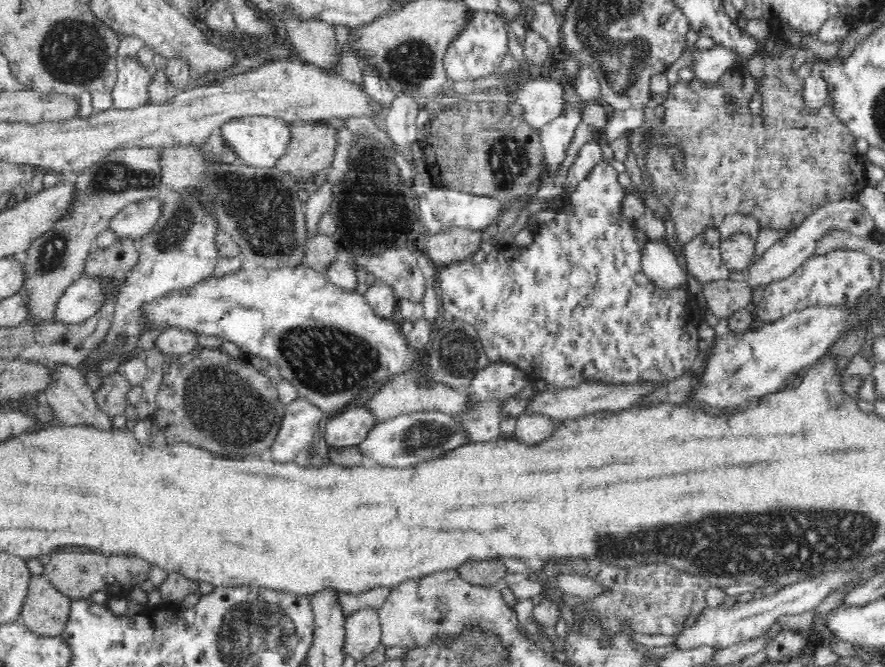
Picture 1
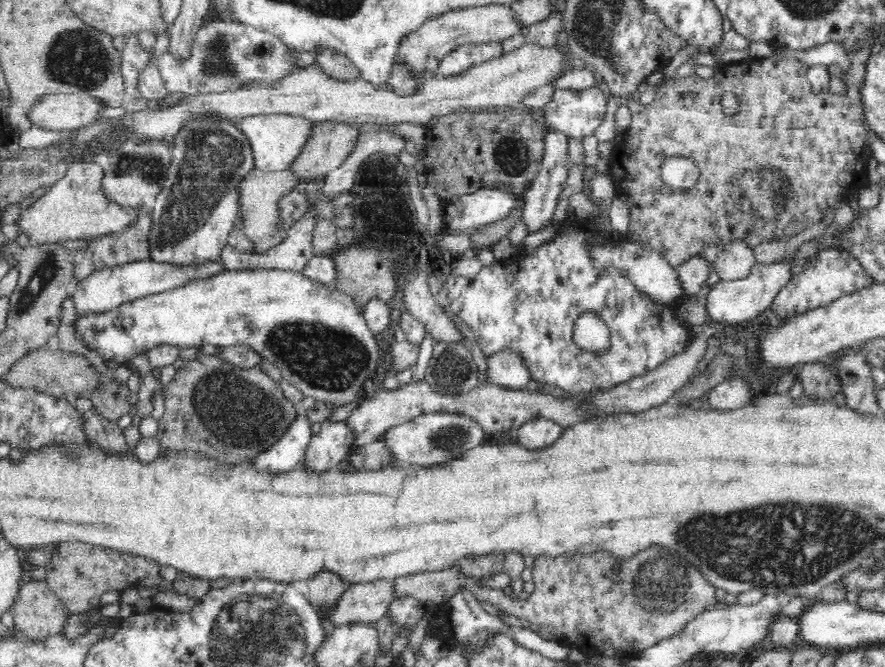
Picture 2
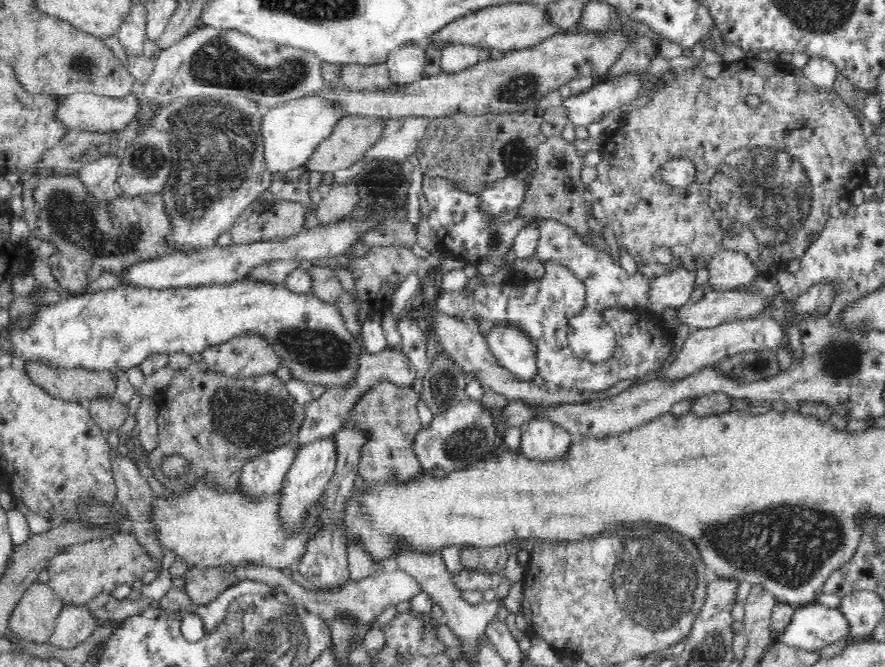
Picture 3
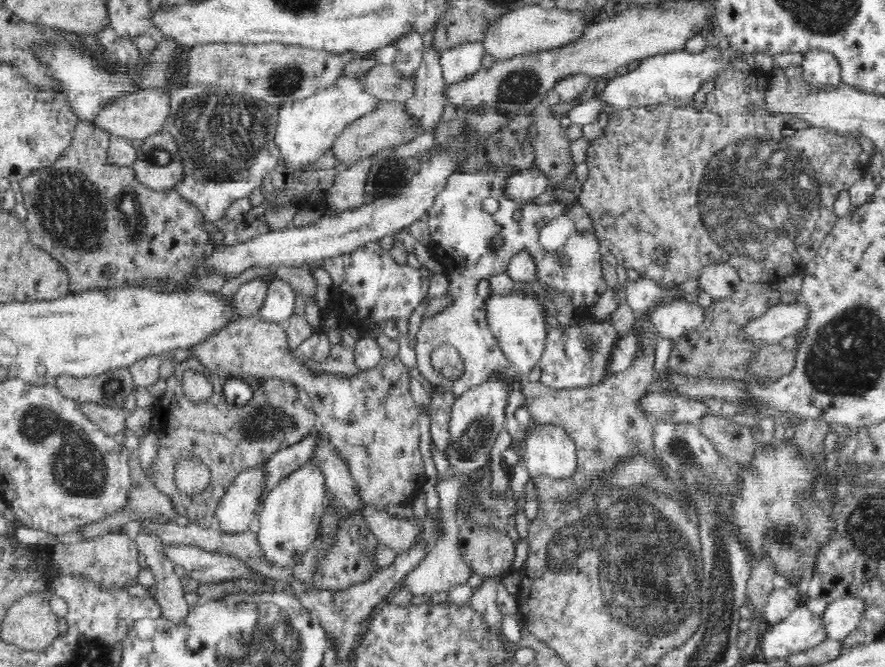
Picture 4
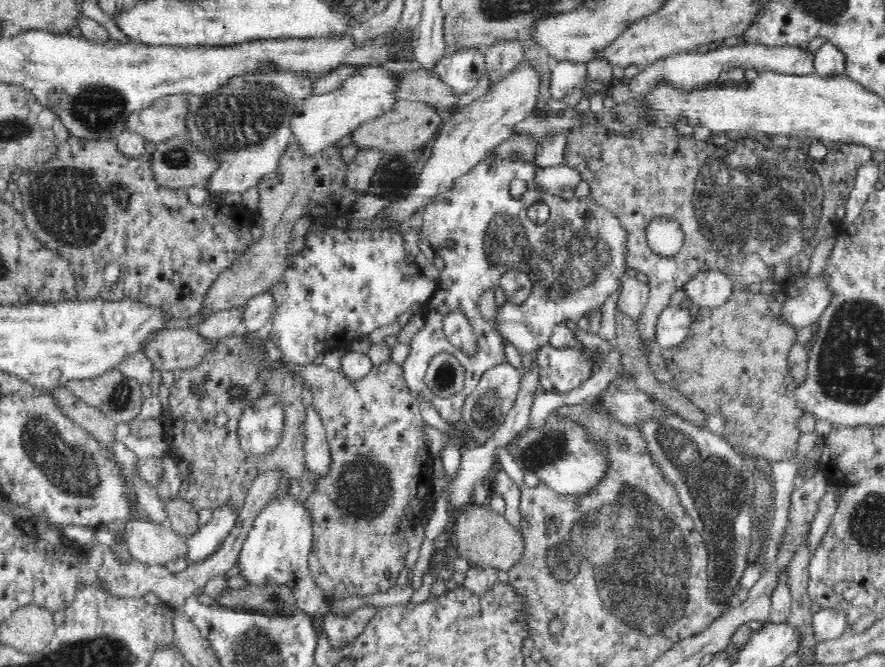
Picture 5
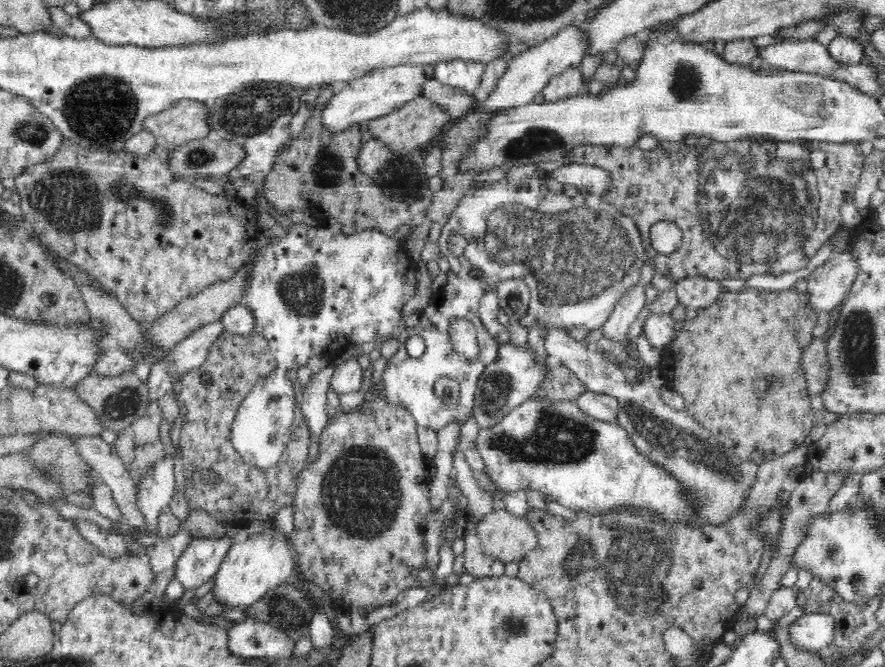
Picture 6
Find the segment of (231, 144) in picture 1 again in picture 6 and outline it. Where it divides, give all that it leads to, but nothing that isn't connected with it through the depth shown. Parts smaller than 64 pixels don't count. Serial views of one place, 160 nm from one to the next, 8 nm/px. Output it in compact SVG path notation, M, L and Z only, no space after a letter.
M400 65L370 71L363 77L348 81L340 92L332 94L321 108L320 124L330 135L356 129L360 122L383 117L398 109L403 102L415 99L422 84L432 78L432 65Z

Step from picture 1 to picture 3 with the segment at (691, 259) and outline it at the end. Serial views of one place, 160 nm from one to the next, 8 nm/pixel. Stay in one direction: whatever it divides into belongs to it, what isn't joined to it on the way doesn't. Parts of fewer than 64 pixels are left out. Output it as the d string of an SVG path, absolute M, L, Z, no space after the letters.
M678 267L666 275L657 275L653 280L650 304L645 310L662 319L668 308L679 309L689 303L690 294L696 289L694 269Z

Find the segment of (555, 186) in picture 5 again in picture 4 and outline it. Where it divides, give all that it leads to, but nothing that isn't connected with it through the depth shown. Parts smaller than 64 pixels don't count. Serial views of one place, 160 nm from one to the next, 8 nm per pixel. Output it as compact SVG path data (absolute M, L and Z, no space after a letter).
M538 170L514 173L506 178L503 195L518 206L532 202L550 186L550 181Z

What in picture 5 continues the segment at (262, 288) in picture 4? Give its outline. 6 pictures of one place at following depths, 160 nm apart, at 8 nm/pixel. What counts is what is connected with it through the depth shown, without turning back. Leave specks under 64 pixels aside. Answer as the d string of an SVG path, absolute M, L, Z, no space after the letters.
M246 305L212 311L206 314L205 318L196 327L196 330L212 341L218 341L226 336L237 335L242 331L244 310L246 310Z

